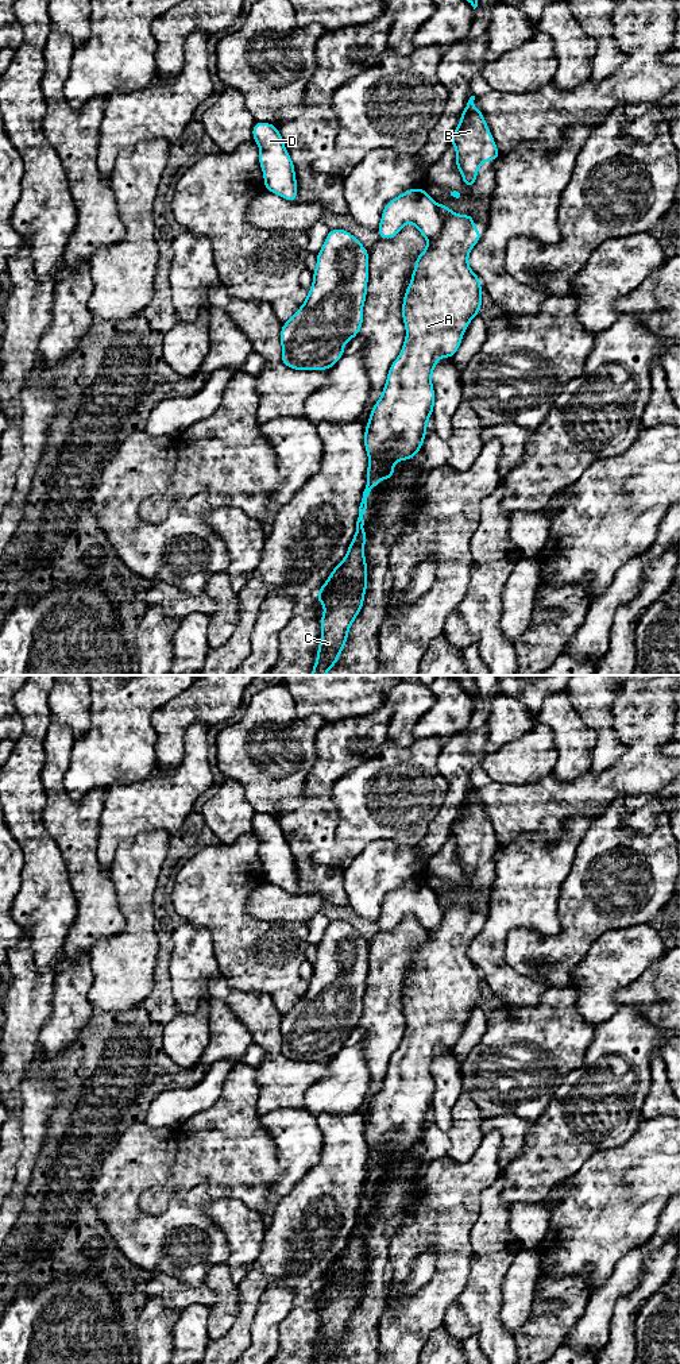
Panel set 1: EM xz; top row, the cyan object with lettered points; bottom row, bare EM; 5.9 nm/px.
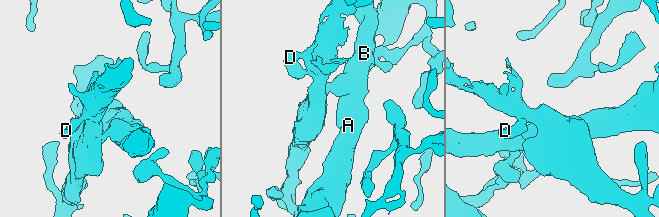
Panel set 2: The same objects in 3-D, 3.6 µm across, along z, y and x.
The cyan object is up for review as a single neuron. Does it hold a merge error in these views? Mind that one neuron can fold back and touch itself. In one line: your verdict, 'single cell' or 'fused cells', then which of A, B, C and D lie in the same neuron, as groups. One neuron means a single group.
single cell | A B C D

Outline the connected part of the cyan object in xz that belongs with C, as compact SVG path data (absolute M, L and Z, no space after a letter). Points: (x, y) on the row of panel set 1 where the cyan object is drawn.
M412 188L386 204L376 232L380 239L393 239L406 223L417 227L428 240L428 246L416 258L412 282L403 296L402 319L406 327L403 347L389 369L382 396L372 406L364 431L364 447L368 455L367 485L359 506L356 532L347 555L333 569L316 596L325 612L320 619L322 635L312 675L325 675L337 663L347 643L348 631L363 608L367 590L364 558L367 535L363 528L363 515L371 508L367 497L371 489L378 486L380 478L394 477L397 461L410 461L422 448L428 419L433 415L436 400L432 385L433 369L440 357L453 358L470 321L479 315L483 303L480 280L468 266L470 251L483 235L483 231L475 230L472 215L457 215L444 204L437 205L425 189Z

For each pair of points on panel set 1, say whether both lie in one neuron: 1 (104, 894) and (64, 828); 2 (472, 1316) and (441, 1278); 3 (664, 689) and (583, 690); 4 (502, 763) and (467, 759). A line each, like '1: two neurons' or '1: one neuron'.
1: one neuron
2: two neurons
3: two neurons
4: two neurons

